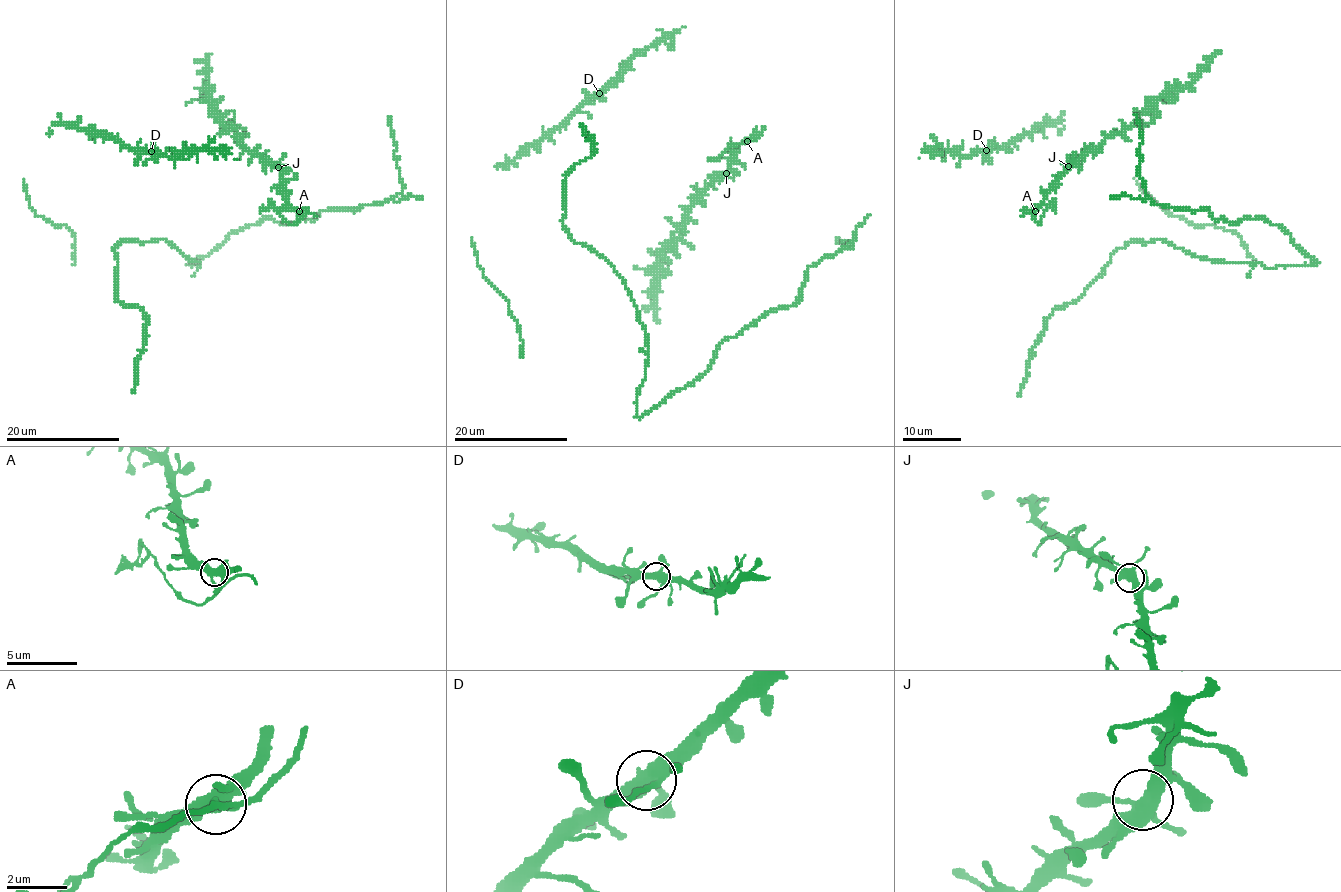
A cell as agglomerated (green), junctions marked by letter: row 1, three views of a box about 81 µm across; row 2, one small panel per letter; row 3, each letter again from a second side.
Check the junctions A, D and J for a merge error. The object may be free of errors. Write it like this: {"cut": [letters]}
{"cut": ["A"]}

